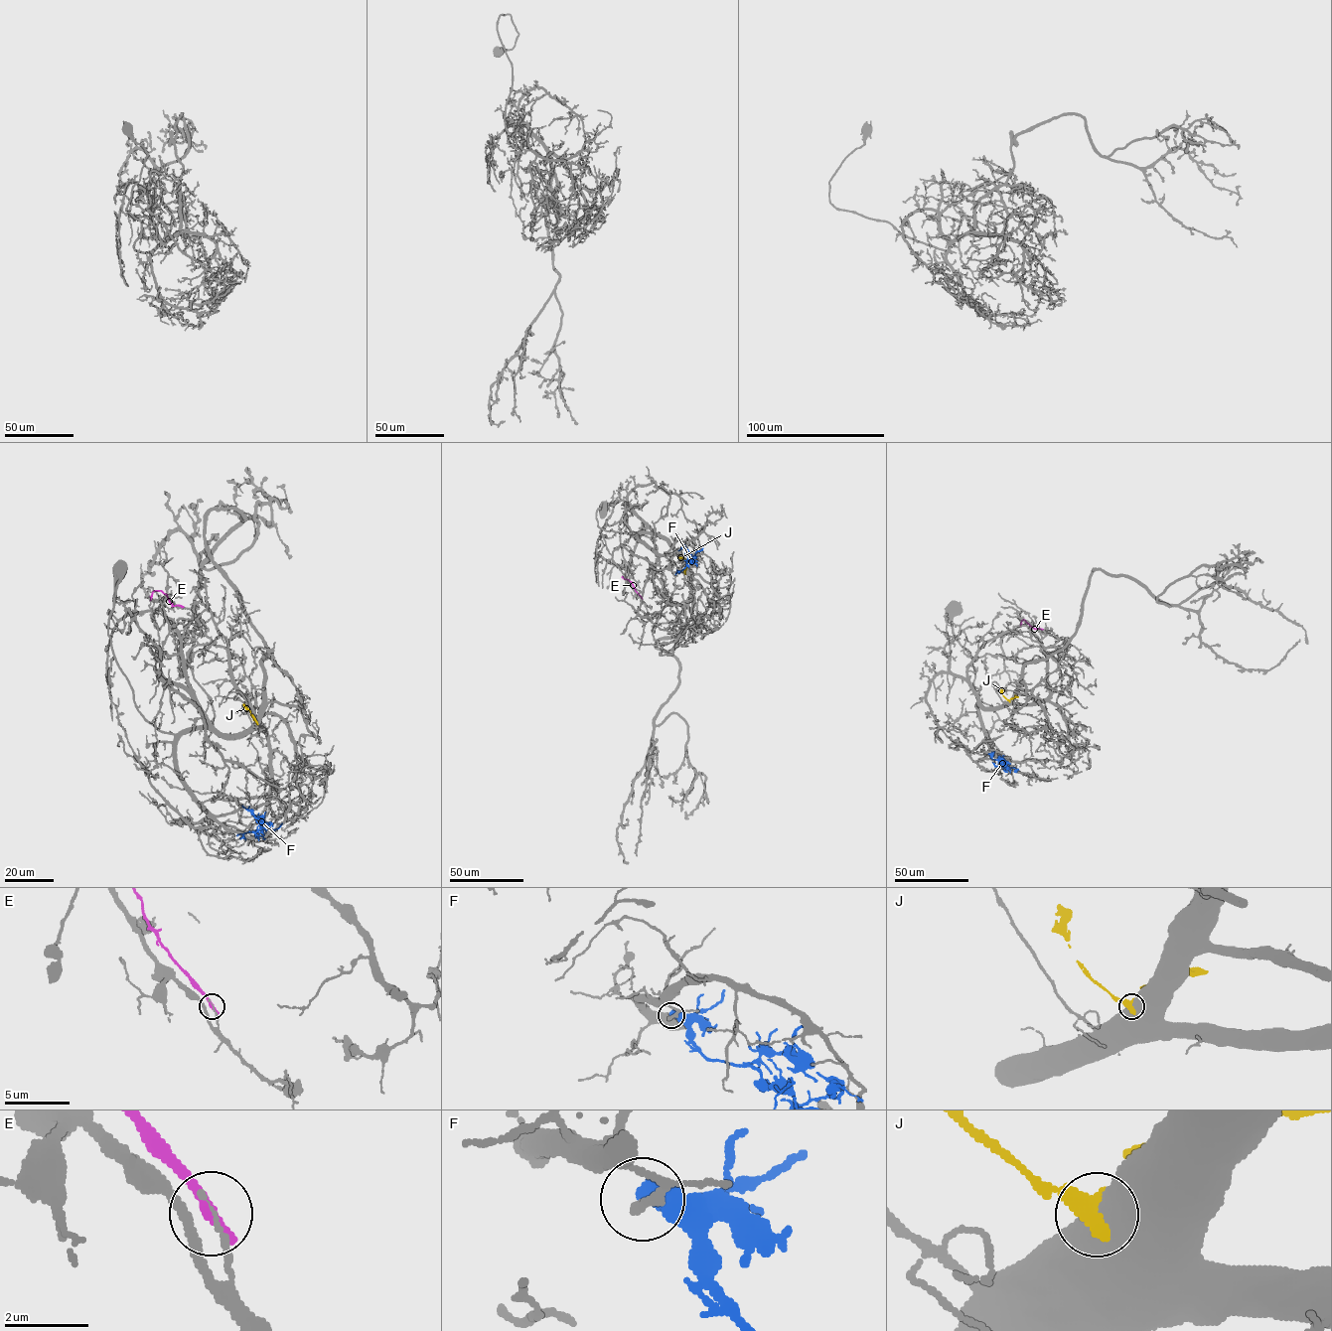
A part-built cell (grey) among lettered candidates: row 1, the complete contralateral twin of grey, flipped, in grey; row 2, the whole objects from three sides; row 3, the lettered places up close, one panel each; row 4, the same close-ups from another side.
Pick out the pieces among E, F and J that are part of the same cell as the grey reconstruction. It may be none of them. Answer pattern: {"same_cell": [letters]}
{"same_cell": []}

